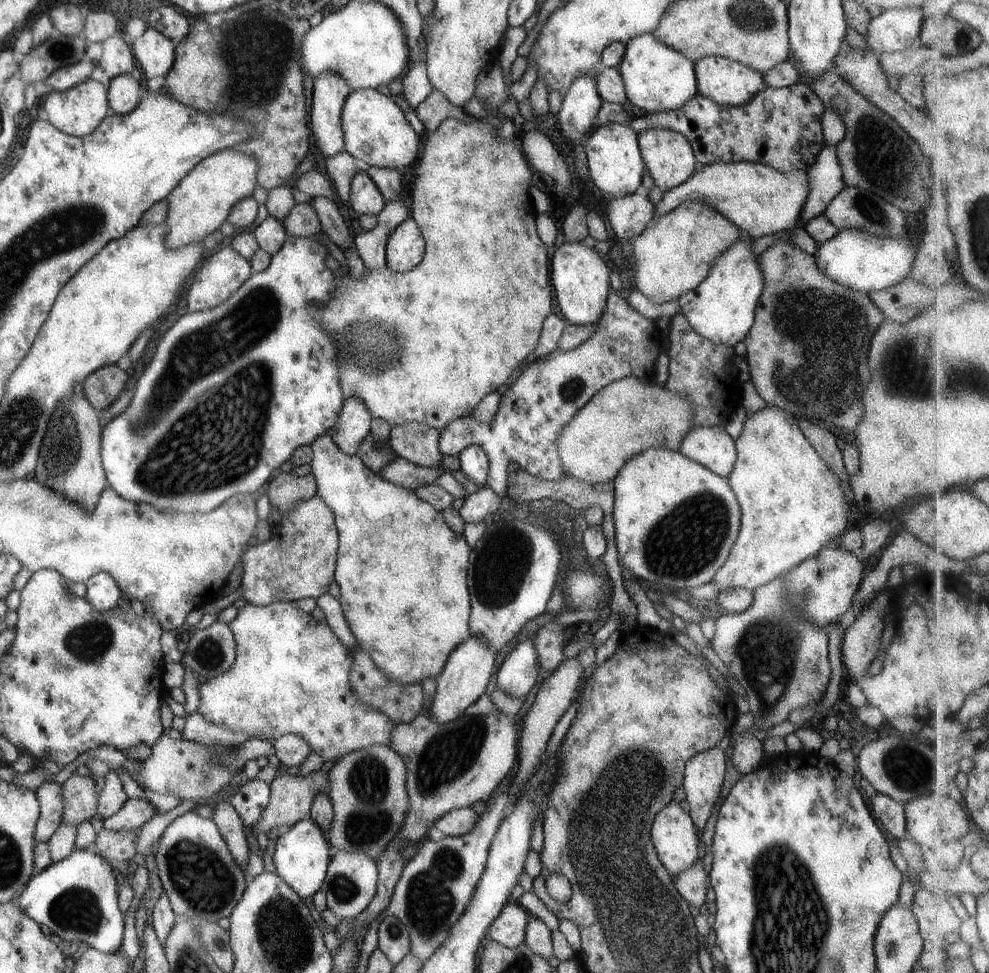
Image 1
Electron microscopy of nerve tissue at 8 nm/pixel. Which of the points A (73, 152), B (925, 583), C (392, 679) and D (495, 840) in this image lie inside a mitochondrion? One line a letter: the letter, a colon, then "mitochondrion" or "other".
A: other
B: other
C: other
D: other

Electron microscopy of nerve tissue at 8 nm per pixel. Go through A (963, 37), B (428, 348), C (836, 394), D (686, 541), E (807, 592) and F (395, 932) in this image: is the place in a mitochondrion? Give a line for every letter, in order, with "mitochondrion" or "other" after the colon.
A: mitochondrion
B: mitochondrion
C: mitochondrion
D: mitochondrion
E: mitochondrion
F: mitochondrion

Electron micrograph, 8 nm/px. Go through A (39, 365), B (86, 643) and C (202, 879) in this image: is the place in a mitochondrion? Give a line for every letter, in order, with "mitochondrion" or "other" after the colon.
A: other
B: mitochondrion
C: mitochondrion

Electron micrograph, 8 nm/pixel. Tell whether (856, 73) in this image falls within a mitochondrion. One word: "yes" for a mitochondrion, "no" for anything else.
no

